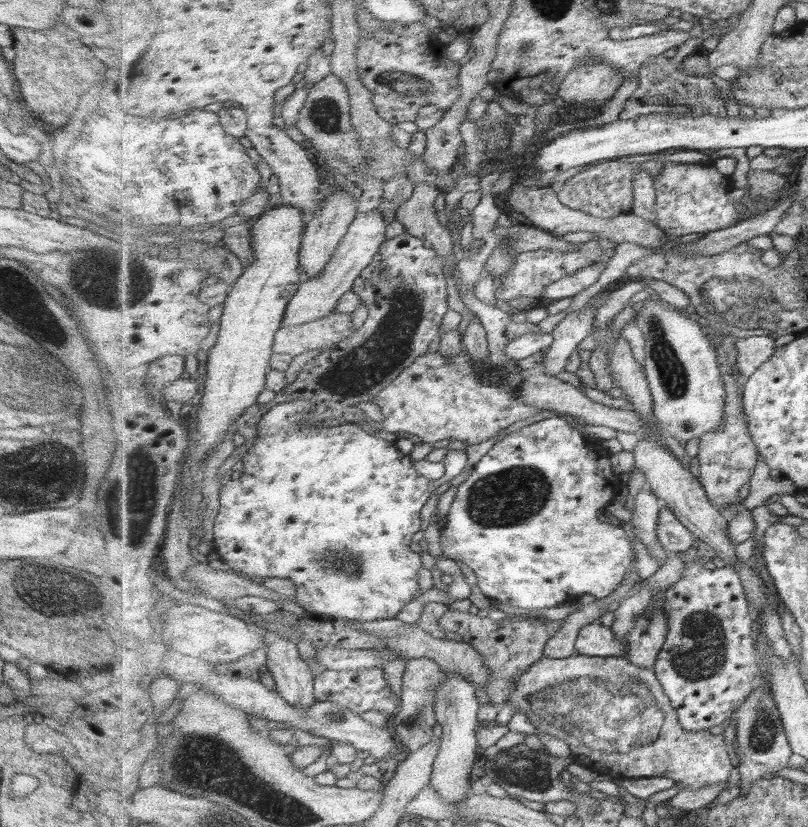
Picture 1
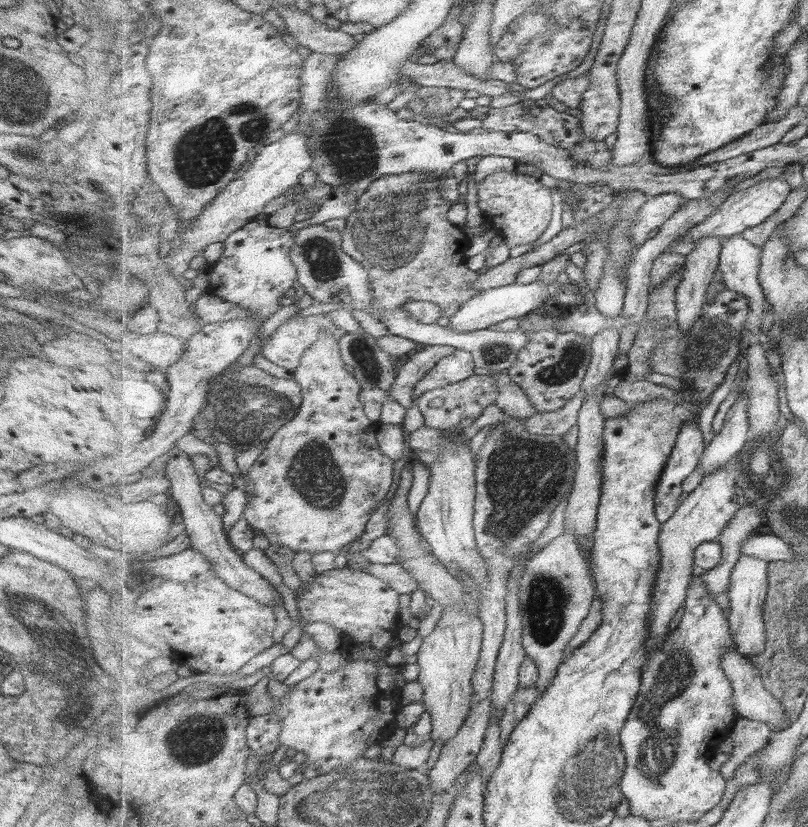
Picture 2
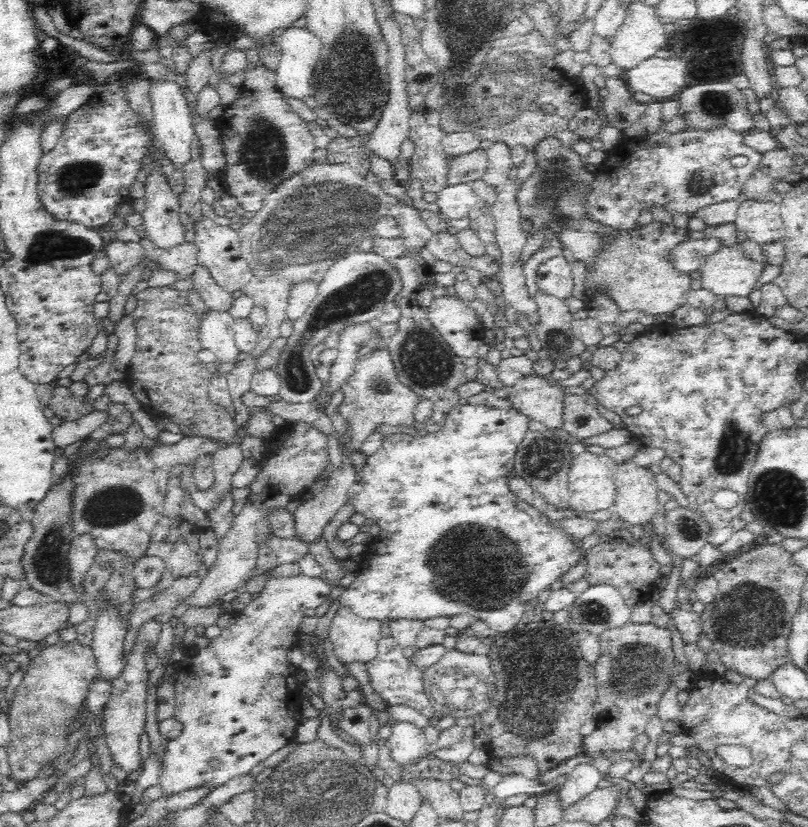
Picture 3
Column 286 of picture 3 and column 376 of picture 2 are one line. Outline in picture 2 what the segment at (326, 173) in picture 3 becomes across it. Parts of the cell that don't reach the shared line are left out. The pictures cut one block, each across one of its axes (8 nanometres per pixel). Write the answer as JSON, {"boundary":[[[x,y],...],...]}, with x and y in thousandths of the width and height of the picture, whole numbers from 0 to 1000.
{"boundary":[[[516,207],[473,213],[443,239],[439,258],[428,268],[428,277],[423,281],[423,299],[458,329],[463,351],[463,377],[459,380],[464,385],[467,376],[491,372],[506,363],[543,366],[550,382],[557,385],[594,354],[584,347],[594,331],[578,322],[575,312],[583,290],[572,276],[553,264],[553,256],[562,244],[546,237],[543,225],[550,214]]]}

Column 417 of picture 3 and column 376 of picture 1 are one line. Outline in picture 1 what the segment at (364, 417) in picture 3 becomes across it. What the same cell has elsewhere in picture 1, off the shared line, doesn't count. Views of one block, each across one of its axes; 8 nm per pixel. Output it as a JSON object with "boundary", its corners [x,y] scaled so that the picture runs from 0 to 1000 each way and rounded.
{"boundary":[[[620,200],[593,219],[595,244],[580,256],[584,260],[584,285],[587,289],[597,289],[599,294],[593,307],[568,319],[568,333],[580,341],[583,348],[575,358],[575,365],[580,372],[585,372],[585,378],[595,386],[603,400],[606,428],[599,435],[589,438],[580,426],[573,424],[561,433],[552,433],[542,422],[538,428],[528,426],[514,435],[511,441],[501,445],[484,464],[458,484],[469,491],[474,503],[474,508],[467,514],[469,519],[488,525],[504,522],[519,528],[521,534],[533,537],[553,530],[563,530],[578,538],[595,537],[615,527],[627,515],[662,505],[676,497],[640,482],[640,474],[645,472],[645,464],[650,462],[653,451],[642,445],[640,435],[626,430],[625,422],[639,409],[667,401],[667,394],[653,388],[635,389],[632,378],[595,365],[585,354],[588,343],[599,334],[598,323],[605,308],[619,294],[618,284],[610,281],[619,258],[610,245],[606,229],[621,208]]]}

